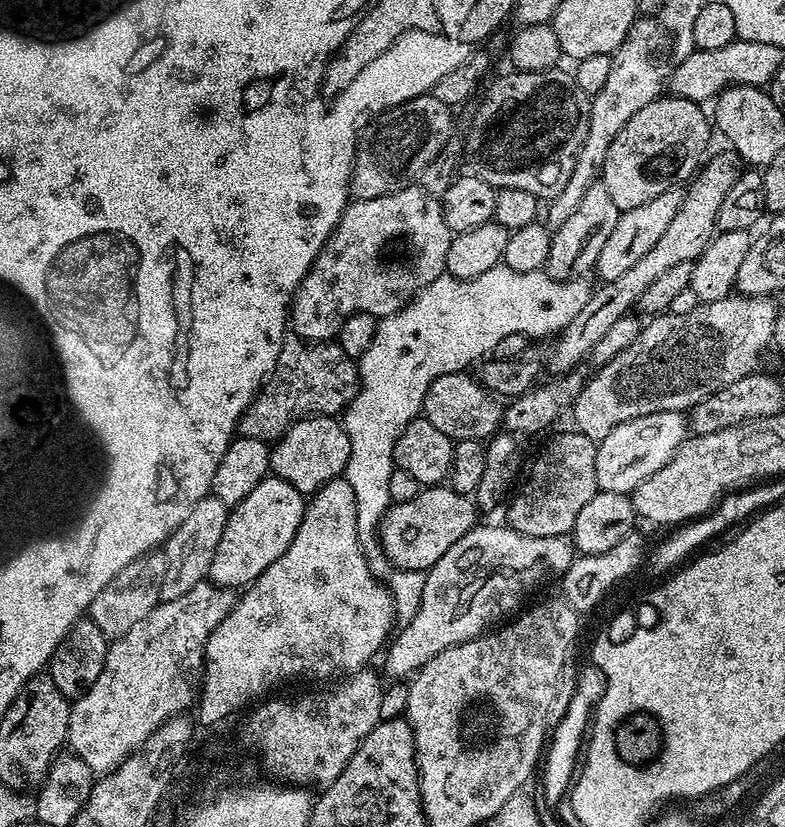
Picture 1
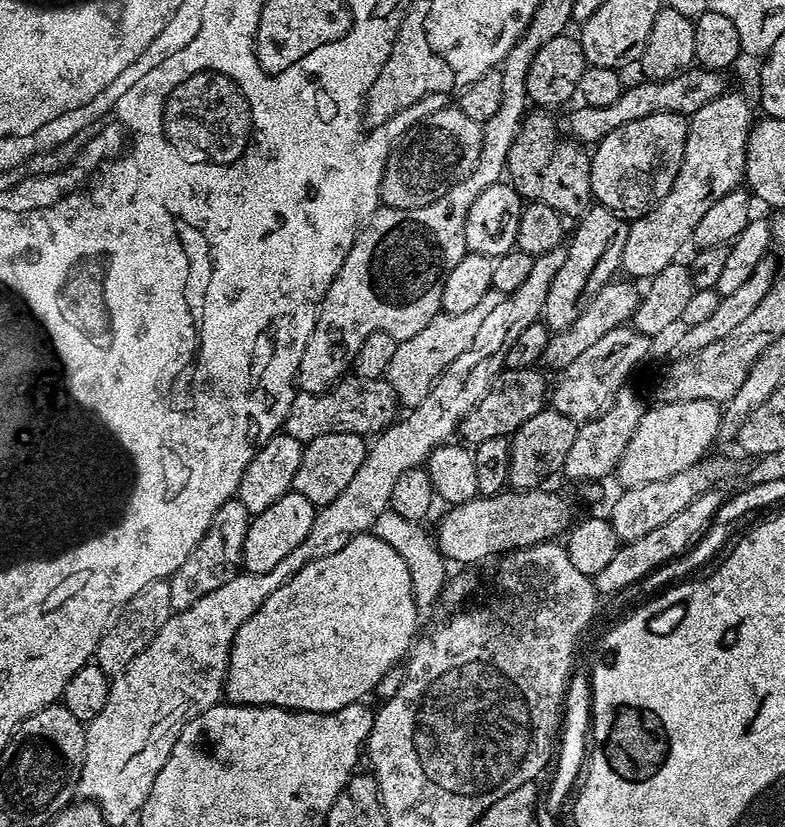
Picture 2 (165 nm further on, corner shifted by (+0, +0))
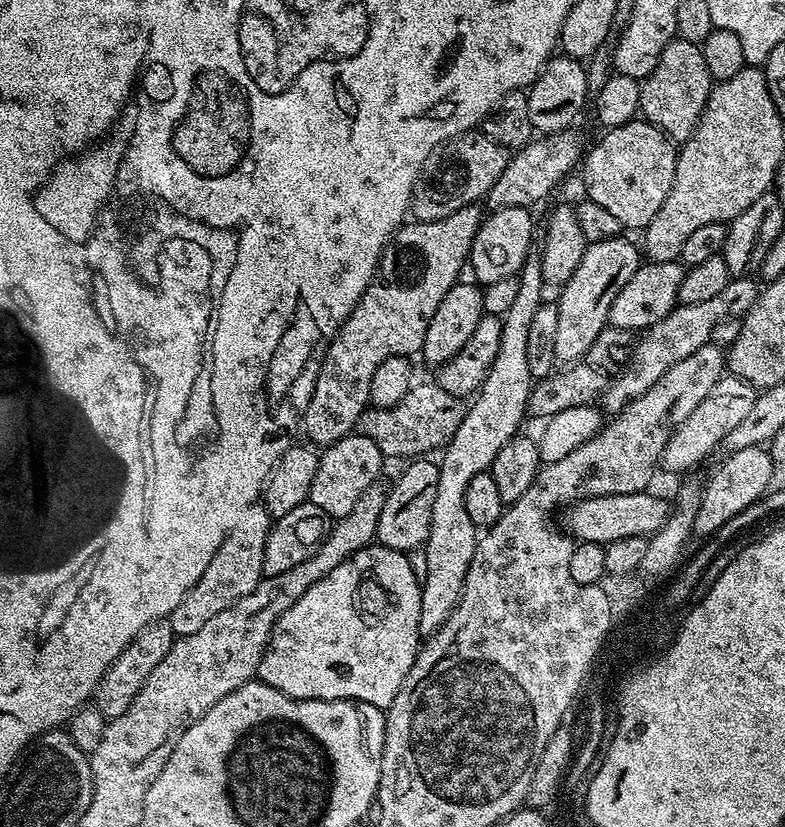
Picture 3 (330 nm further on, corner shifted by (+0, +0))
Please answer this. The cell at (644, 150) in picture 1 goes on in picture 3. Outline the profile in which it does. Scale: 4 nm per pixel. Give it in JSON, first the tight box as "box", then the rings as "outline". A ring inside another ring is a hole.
{"box":[582,118,677,230],"outline":[[[643,118],[607,129],[603,135],[593,148],[591,145],[587,149],[582,160],[583,195],[614,214],[625,229],[643,230],[654,214],[662,210],[662,202],[666,202],[666,194],[670,194],[670,186],[674,186],[677,145]]]}

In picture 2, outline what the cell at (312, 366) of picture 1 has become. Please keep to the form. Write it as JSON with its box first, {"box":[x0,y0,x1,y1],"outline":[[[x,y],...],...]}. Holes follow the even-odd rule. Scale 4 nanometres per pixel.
{"box":[282,374,398,442],"outline":[[[349,374],[335,388],[326,392],[297,391],[282,430],[290,434],[290,438],[298,438],[302,442],[331,432],[372,438],[397,419],[396,408],[398,409],[396,391],[386,378],[364,378]]]}

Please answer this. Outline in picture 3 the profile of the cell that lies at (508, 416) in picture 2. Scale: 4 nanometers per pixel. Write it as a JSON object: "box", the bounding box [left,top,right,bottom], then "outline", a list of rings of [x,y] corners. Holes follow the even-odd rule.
{"box":[528,326,633,418],"outline":[[[611,326],[604,327],[602,334],[594,338],[594,346],[586,350],[583,360],[561,367],[546,379],[533,383],[532,393],[528,399],[528,412],[531,415],[547,418],[554,414],[562,414],[562,410],[570,410],[574,406],[595,405],[612,383],[618,369],[627,365],[633,351],[633,333]]]}

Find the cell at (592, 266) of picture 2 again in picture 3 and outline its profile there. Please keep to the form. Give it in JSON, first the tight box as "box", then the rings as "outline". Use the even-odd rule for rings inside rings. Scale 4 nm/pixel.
{"box":[554,235,642,366],"outline":[[[623,235],[615,236],[602,242],[589,244],[582,254],[582,262],[578,262],[578,270],[558,292],[558,334],[554,338],[554,358],[557,365],[567,366],[583,360],[586,350],[594,346],[594,338],[602,334],[608,324],[610,306],[614,306],[614,298],[618,298],[618,290],[630,282],[634,270],[642,263],[642,252]]]}

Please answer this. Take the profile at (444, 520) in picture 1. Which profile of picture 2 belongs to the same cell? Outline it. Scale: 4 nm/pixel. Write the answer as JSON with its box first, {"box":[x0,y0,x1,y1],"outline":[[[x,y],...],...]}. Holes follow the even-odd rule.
{"box":[434,487,574,565],"outline":[[[543,487],[505,490],[493,496],[477,495],[470,502],[451,505],[436,532],[434,528],[434,543],[440,549],[440,555],[453,565],[476,564],[491,556],[499,558],[517,548],[533,548],[536,544],[563,537],[574,523],[572,504],[556,492],[544,491]]]}

